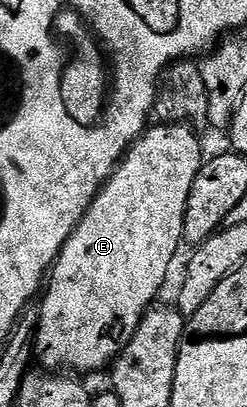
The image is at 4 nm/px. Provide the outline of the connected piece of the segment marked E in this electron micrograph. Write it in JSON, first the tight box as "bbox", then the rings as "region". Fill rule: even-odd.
{"bbox":[35,123,205,373],"region":[[[155,123],[144,132],[142,137],[138,137],[131,144],[130,149],[123,155],[123,160],[115,166],[108,181],[99,190],[98,195],[93,199],[93,203],[85,211],[81,223],[73,231],[73,235],[65,243],[65,247],[59,252],[59,257],[49,270],[49,280],[45,285],[45,292],[42,294],[43,305],[38,306],[39,326],[35,332],[35,357],[44,370],[47,371],[74,371],[79,373],[95,373],[98,369],[106,370],[114,362],[121,350],[133,339],[141,319],[146,315],[147,310],[156,304],[155,296],[163,289],[163,284],[167,281],[167,272],[171,269],[171,264],[175,261],[175,252],[179,245],[184,244],[183,224],[185,223],[185,211],[187,210],[187,200],[189,191],[193,187],[193,179],[197,171],[202,167],[205,160],[203,145],[199,142],[199,137],[194,128],[188,125],[173,125],[170,123]]]}

